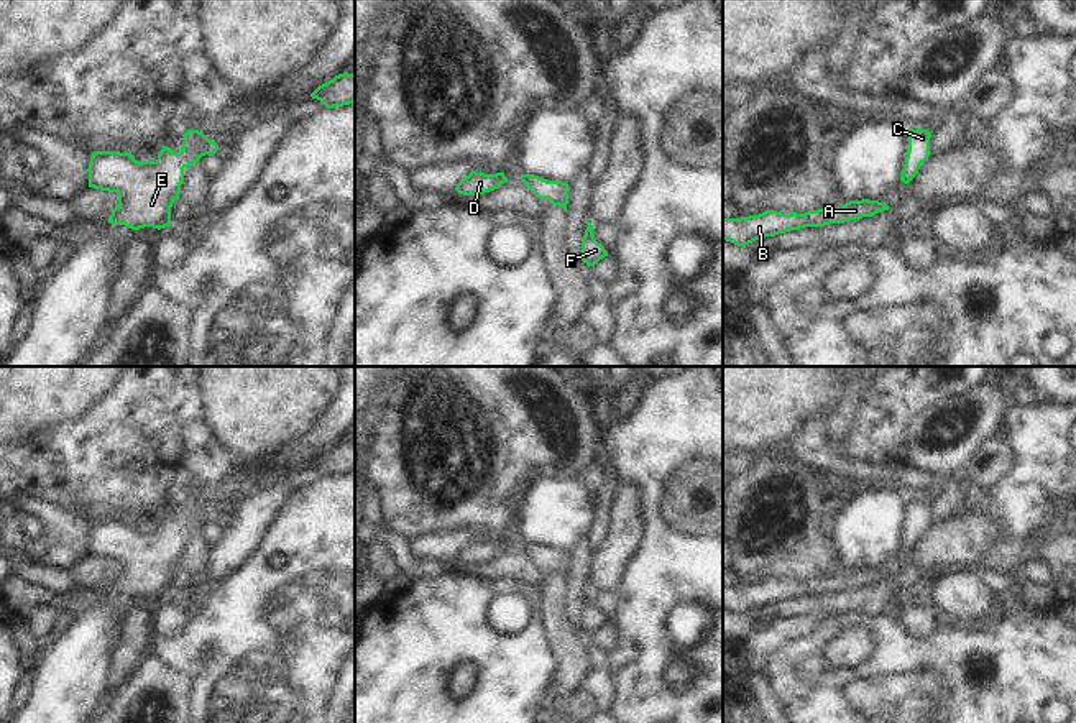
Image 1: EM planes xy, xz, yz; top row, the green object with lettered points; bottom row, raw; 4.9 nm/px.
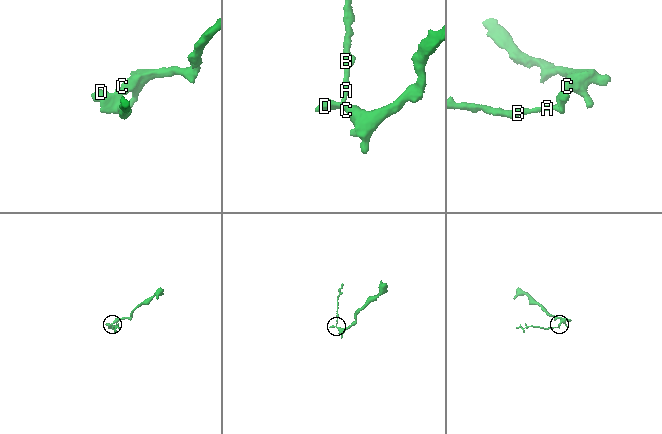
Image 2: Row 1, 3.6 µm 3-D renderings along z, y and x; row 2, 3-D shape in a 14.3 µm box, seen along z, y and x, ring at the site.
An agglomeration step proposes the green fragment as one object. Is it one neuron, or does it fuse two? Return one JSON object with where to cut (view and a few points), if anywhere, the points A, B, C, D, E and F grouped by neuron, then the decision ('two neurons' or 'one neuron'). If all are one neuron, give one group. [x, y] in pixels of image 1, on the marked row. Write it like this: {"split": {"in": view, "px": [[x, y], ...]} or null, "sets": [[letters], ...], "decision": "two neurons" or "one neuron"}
{"split": null, "sets": [["A", "B", "C", "D", "E", "F"]], "decision": "one neuron"}

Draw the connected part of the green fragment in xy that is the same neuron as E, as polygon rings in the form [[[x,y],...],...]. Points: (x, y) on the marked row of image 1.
[[[199,130],[184,133],[179,153],[163,145],[156,161],[136,161],[130,153],[94,151],[89,161],[89,187],[117,192],[118,205],[108,217],[112,225],[131,230],[171,225],[171,207],[179,199],[184,169],[218,145]]]

